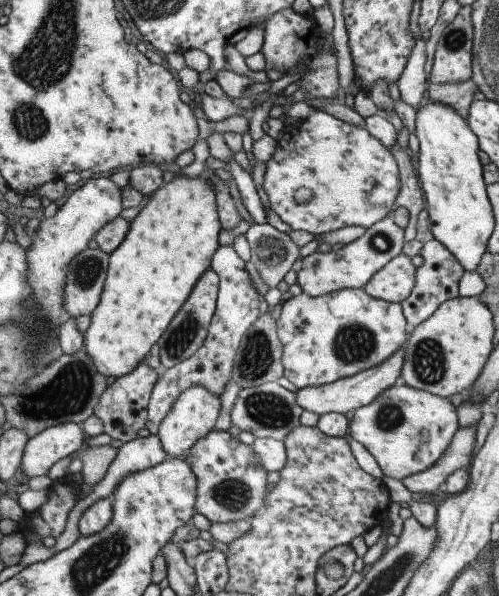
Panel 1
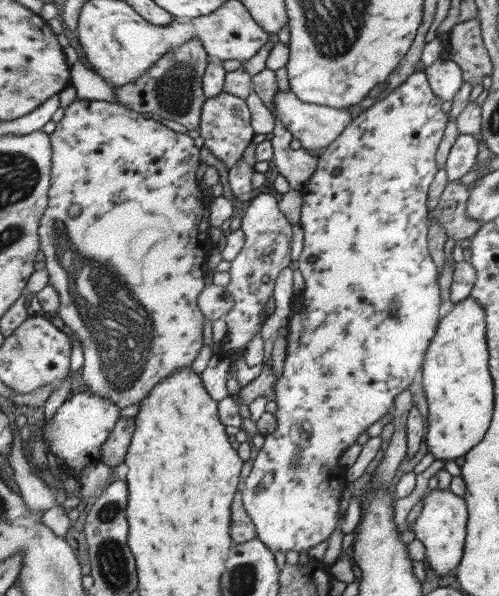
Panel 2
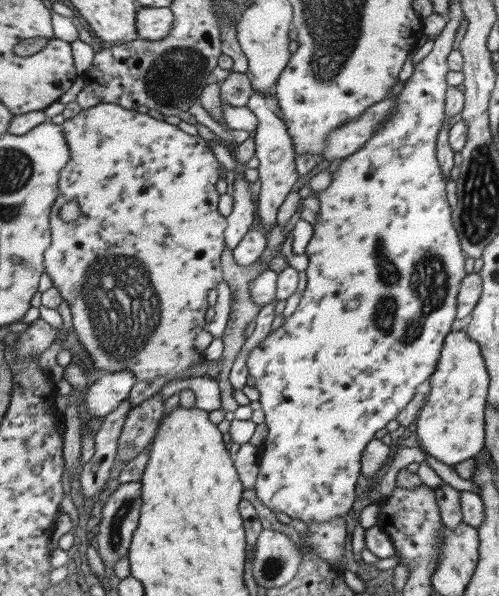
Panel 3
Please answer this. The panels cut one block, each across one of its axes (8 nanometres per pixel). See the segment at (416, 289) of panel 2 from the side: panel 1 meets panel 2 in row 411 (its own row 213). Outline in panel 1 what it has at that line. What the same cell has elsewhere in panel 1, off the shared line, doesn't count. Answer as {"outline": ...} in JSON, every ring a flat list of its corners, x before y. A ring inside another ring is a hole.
{"outline":[[315,110,304,122,297,124,286,124,283,134,277,142,277,148,274,155,266,162,266,175,262,182,264,191,268,195,271,209,293,230,305,230,313,235,322,235,331,231,342,229,343,227,362,226,364,229,371,228,374,223,388,217,395,208,396,198,401,190,401,179,399,169,390,149,386,148,380,140,370,135,370,132,364,127,358,127,352,123,346,123,325,111]]}

